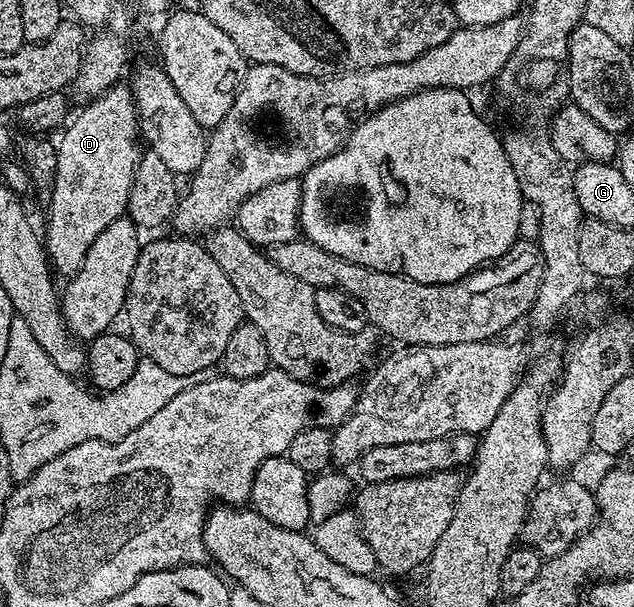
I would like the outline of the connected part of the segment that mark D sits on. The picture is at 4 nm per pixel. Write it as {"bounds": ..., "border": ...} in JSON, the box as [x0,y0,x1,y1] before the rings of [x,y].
{"bounds":[42,86,142,277],"border":[[[131,86],[112,87],[81,107],[84,108],[77,113],[76,120],[74,115],[63,128],[64,136],[56,143],[58,169],[52,198],[46,203],[48,224],[44,231],[42,229],[48,262],[64,277],[71,277],[82,261],[86,261],[86,253],[90,245],[94,245],[98,233],[127,212],[130,189],[142,154],[140,121],[136,117]]]}

